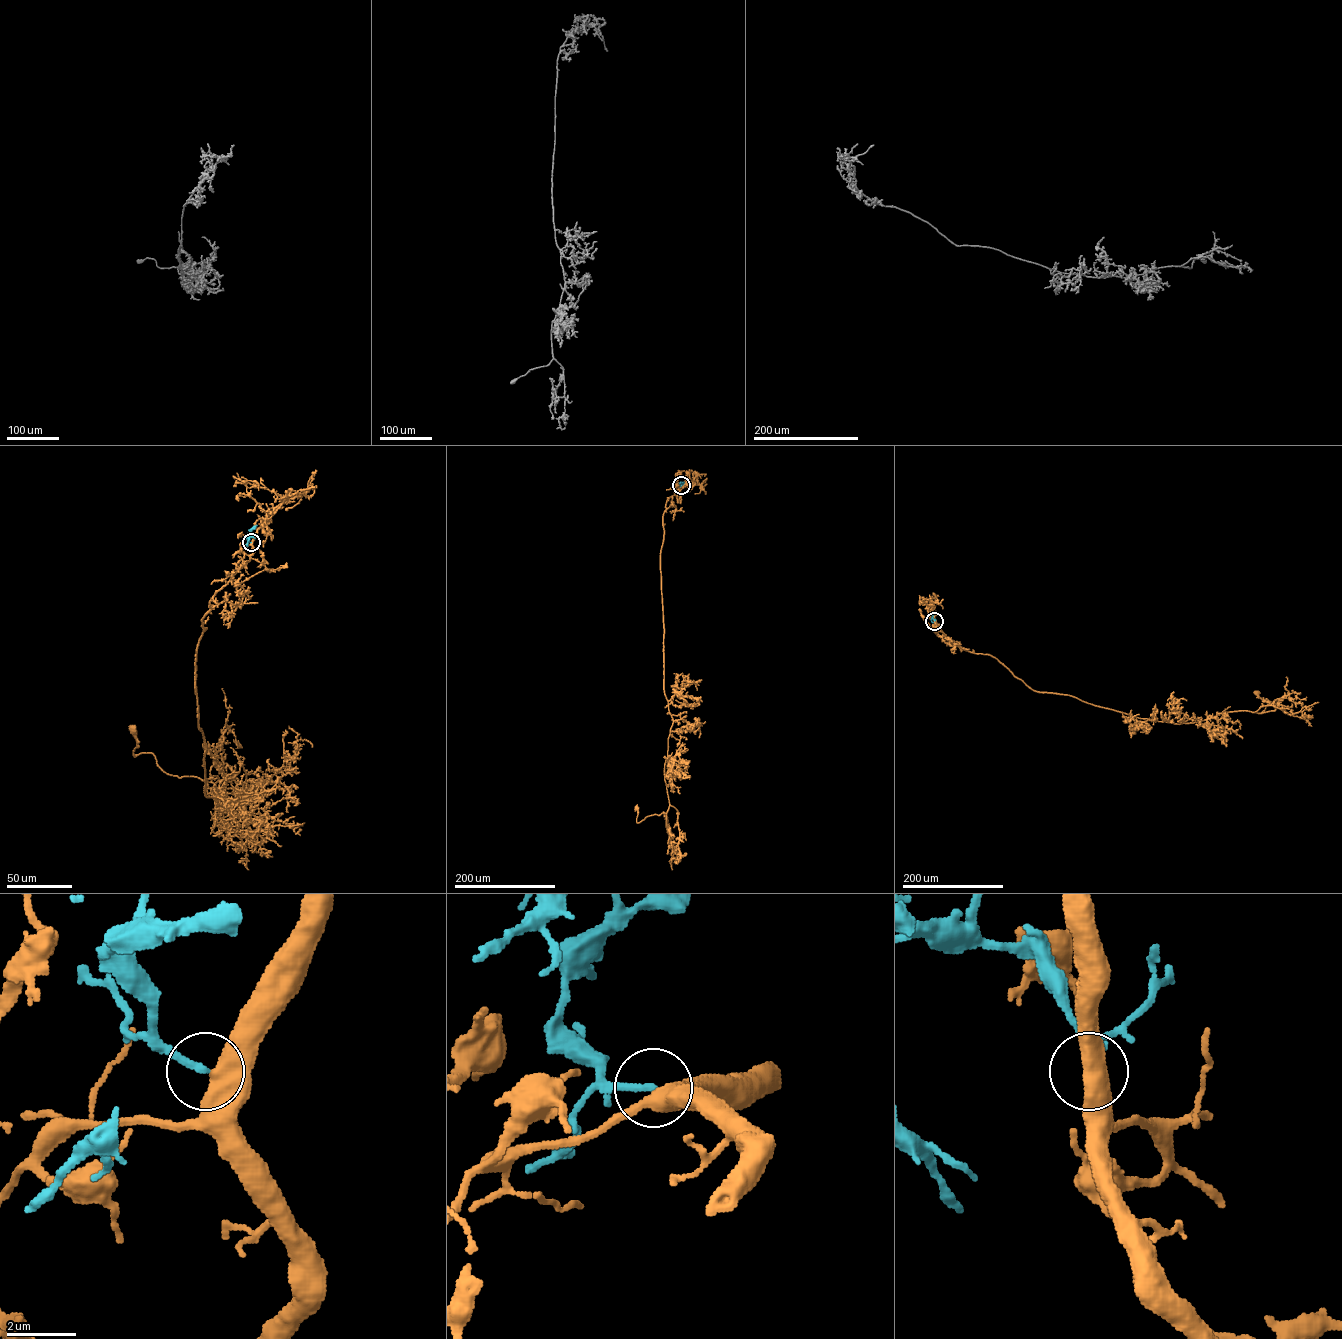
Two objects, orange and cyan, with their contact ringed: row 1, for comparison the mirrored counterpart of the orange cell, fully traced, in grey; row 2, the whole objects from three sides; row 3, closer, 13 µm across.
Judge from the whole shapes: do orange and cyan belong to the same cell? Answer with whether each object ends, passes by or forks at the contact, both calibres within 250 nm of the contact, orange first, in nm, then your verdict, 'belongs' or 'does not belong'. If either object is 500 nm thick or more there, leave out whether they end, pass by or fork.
orange passes by | cyan ends | 480/200 nm | belongs

